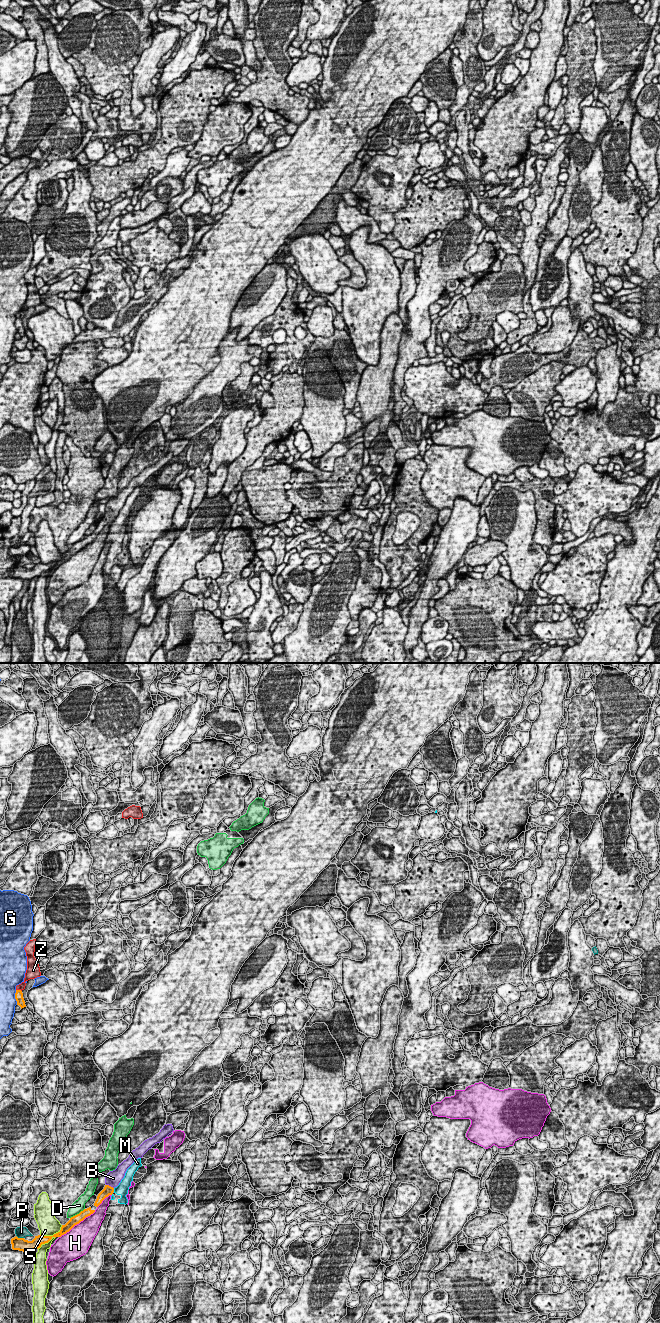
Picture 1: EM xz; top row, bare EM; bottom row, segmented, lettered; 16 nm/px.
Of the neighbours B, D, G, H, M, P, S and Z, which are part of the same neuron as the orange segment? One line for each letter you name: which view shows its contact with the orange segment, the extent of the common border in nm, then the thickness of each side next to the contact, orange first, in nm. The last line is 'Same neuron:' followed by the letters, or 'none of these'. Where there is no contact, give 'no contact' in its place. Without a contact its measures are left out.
B: contact in xz; length 140 nm; calibres 160 and 240 nm
Same neuron: B

